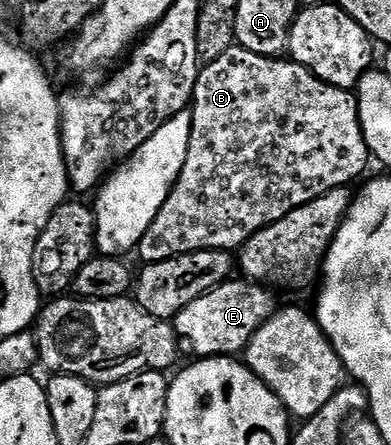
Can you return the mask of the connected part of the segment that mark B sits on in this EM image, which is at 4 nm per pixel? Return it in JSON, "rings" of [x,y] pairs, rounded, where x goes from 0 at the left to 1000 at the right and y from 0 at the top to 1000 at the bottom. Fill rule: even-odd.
{"rings":[[[611,103],[578,112],[578,121],[568,121],[568,130],[514,151],[512,171],[501,178],[496,193],[486,249],[491,254],[491,290],[465,391],[455,391],[450,413],[435,427],[425,454],[414,454],[414,472],[404,472],[404,490],[394,490],[394,499],[384,499],[384,517],[373,517],[373,526],[363,526],[358,537],[353,573],[361,575],[368,593],[425,589],[448,575],[514,566],[529,557],[611,562],[650,526],[660,526],[660,517],[711,499],[711,490],[731,490],[731,481],[742,481],[742,472],[762,472],[762,463],[783,463],[783,454],[803,454],[803,445],[824,445],[824,436],[834,436],[844,427],[893,420],[903,411],[898,404],[916,402],[941,378],[946,344],[921,281],[918,222],[893,200],[857,198],[836,189],[831,180],[813,178],[790,153],[775,153],[770,144],[760,144],[744,130],[650,121]]]}

